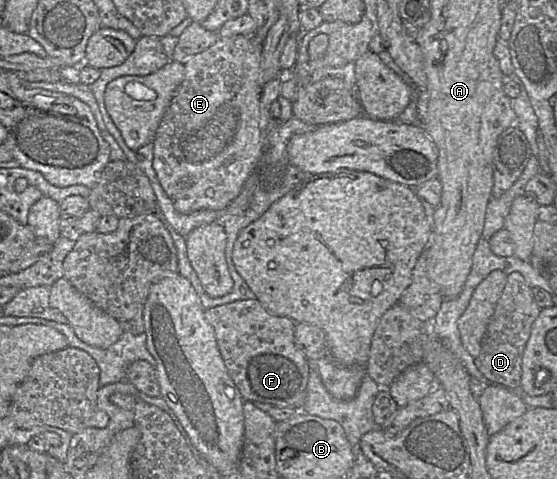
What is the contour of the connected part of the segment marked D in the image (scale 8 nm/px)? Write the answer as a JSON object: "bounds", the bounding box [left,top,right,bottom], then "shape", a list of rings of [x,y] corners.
{"bounds":[474,272,541,388],"shape":[[[519,272],[507,275],[507,282],[496,304],[482,339],[481,350],[474,363],[486,381],[506,388],[519,387],[522,374],[522,356],[530,337],[531,327],[541,308],[536,304],[532,288]]]}

